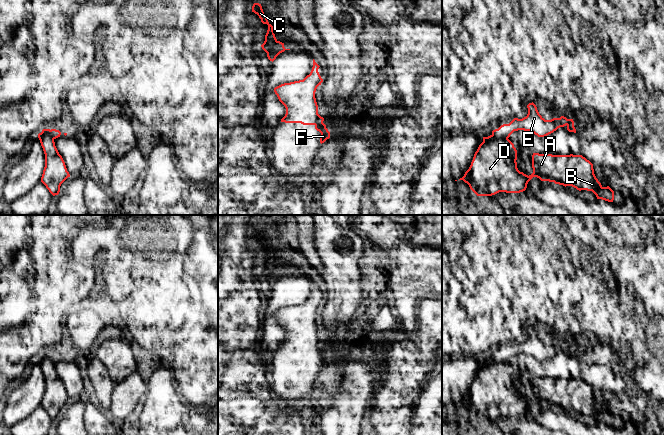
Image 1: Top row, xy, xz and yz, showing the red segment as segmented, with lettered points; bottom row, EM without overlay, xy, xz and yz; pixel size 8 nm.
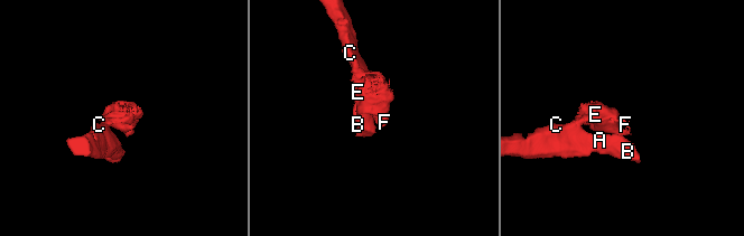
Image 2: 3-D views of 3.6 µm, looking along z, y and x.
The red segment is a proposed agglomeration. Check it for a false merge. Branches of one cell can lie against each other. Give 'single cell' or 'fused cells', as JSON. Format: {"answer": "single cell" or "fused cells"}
{"answer": "fused cells"}

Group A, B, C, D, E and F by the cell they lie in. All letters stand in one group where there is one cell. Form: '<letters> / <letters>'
A B C D / E F

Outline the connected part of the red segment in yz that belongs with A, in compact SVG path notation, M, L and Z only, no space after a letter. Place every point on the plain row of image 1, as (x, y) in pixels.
M493 359L483 361L474 378L469 393L459 404L467 407L477 420L492 420L499 416L520 417L526 414L528 406L537 401L541 405L554 406L563 410L572 410L577 414L592 415L597 423L613 426L614 415L603 411L594 398L593 388L582 379L552 379L533 377L533 397L526 399L517 392L517 374L509 363L498 362Z

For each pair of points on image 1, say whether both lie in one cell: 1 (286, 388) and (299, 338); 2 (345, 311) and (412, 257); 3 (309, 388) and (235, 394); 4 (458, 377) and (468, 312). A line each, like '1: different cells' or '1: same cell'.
1: same cell
2: different cells
3: different cells
4: different cells

